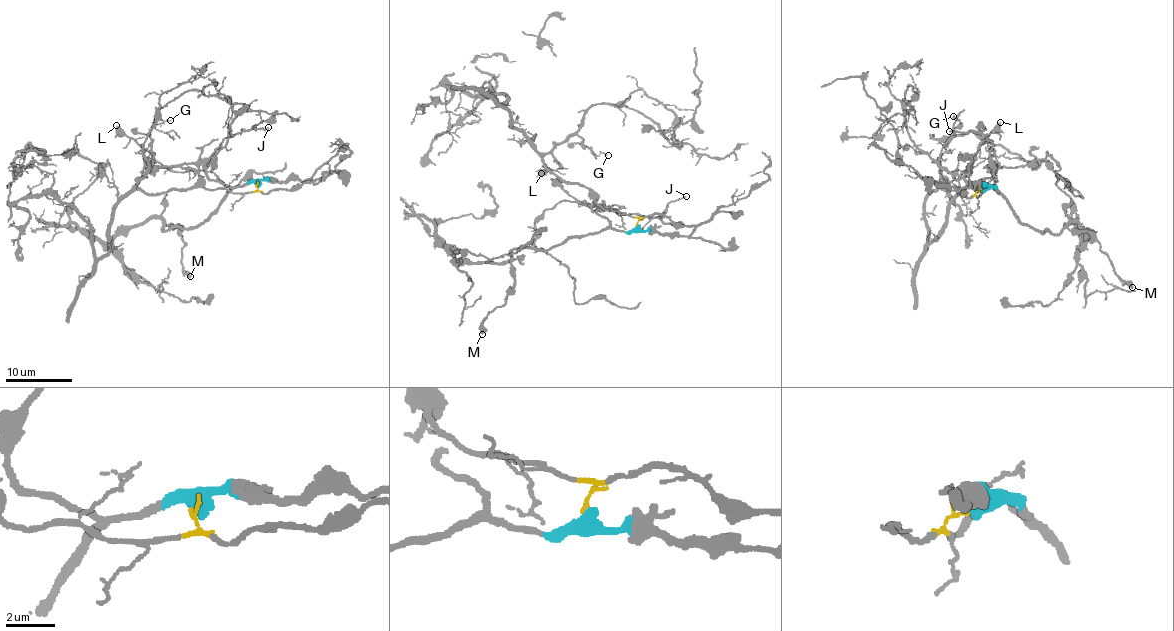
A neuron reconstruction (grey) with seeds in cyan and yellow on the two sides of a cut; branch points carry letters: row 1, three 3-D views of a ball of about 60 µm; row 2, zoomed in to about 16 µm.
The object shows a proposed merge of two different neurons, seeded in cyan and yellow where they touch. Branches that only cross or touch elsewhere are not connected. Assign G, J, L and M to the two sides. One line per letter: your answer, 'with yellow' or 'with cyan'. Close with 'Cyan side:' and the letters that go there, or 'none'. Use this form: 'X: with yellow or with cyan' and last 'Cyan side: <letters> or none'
G: with yellow
J: with cyan
L: with yellow
M: with cyan
Cyan side: J, M

